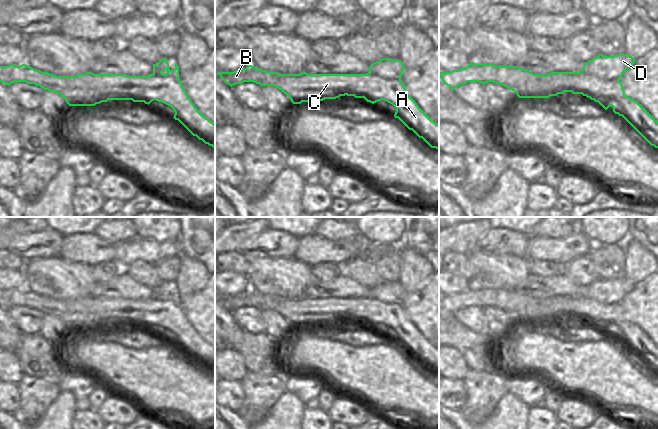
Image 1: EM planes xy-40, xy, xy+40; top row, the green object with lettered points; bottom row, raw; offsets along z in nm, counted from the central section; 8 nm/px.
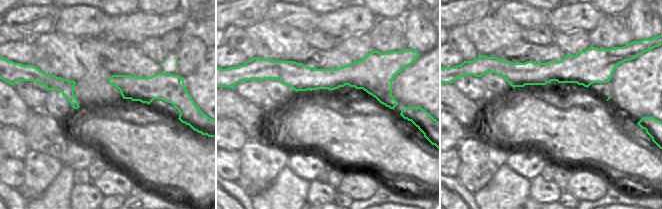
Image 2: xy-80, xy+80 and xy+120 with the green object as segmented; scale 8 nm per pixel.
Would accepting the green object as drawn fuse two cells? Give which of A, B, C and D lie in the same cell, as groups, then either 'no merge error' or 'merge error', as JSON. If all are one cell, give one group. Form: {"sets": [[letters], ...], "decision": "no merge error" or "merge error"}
{"sets": [["A", "C"], ["B", "D"]], "decision": "merge error"}

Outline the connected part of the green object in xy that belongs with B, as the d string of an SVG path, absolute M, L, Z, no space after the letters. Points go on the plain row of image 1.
M249 288L246 292L242 292L234 296L221 296L219 299L221 303L231 311L244 306L254 306L256 308L260 308L261 310L266 310L266 296L266 294L256 292Z

